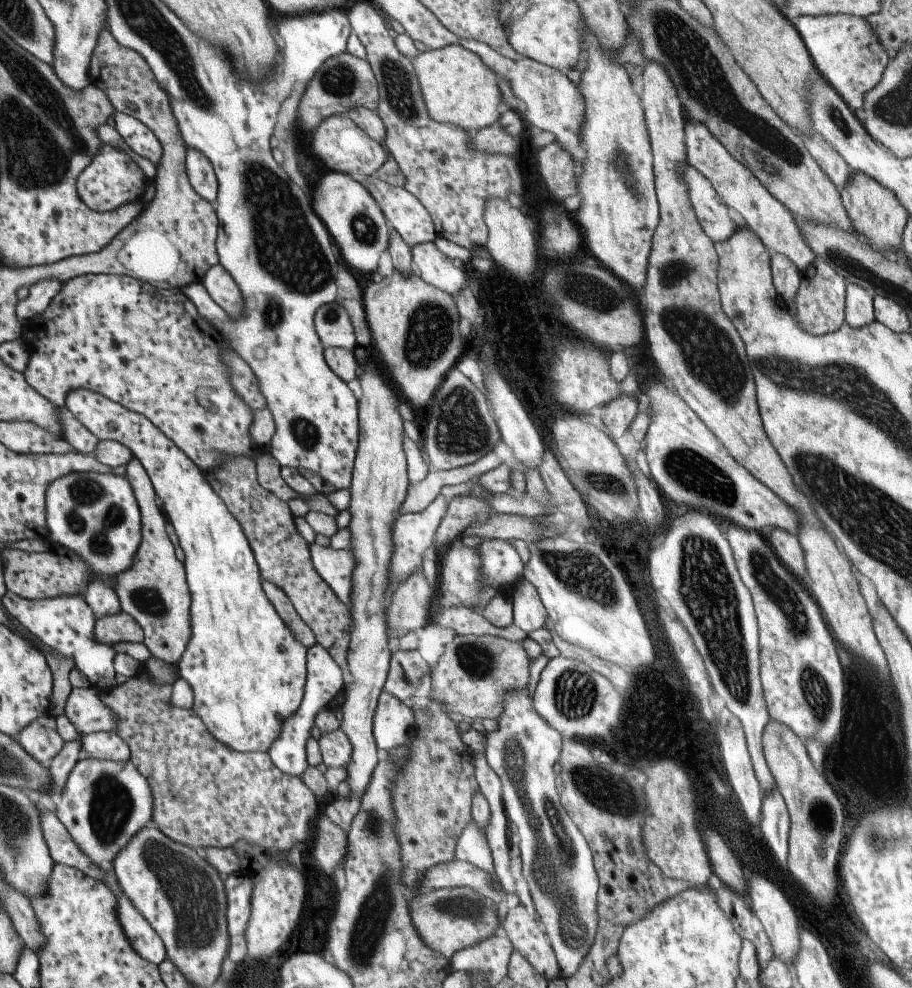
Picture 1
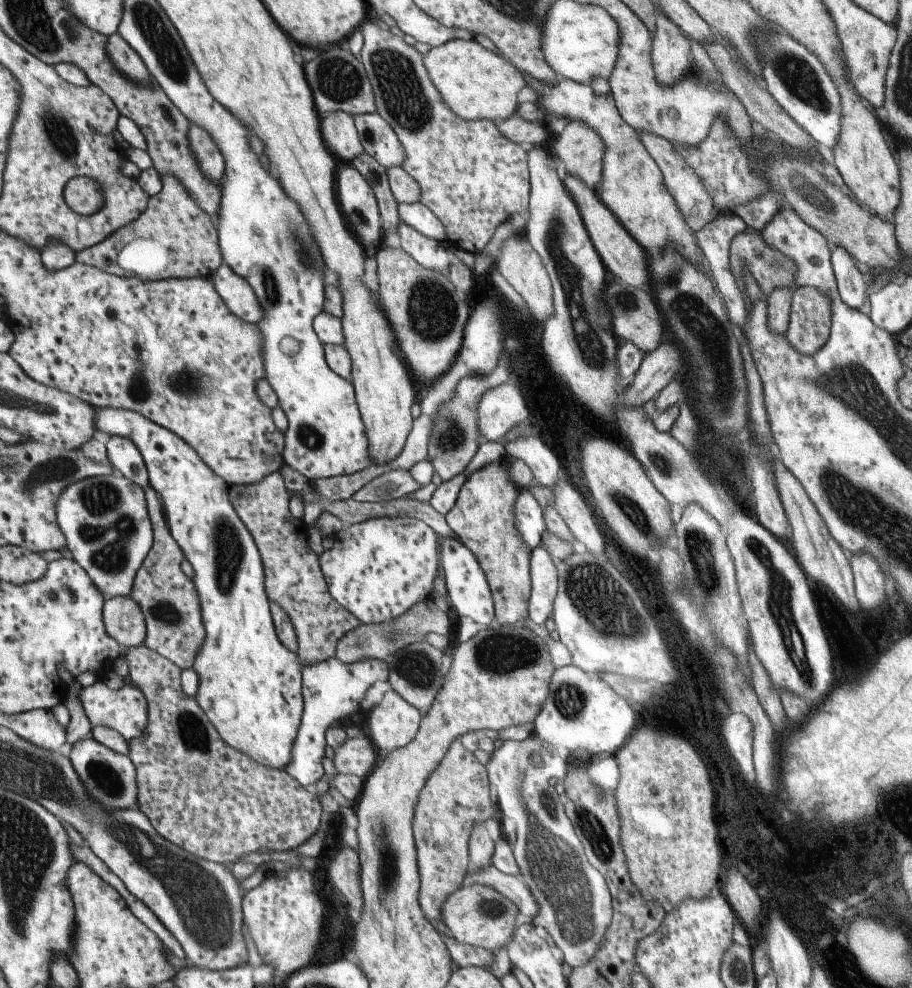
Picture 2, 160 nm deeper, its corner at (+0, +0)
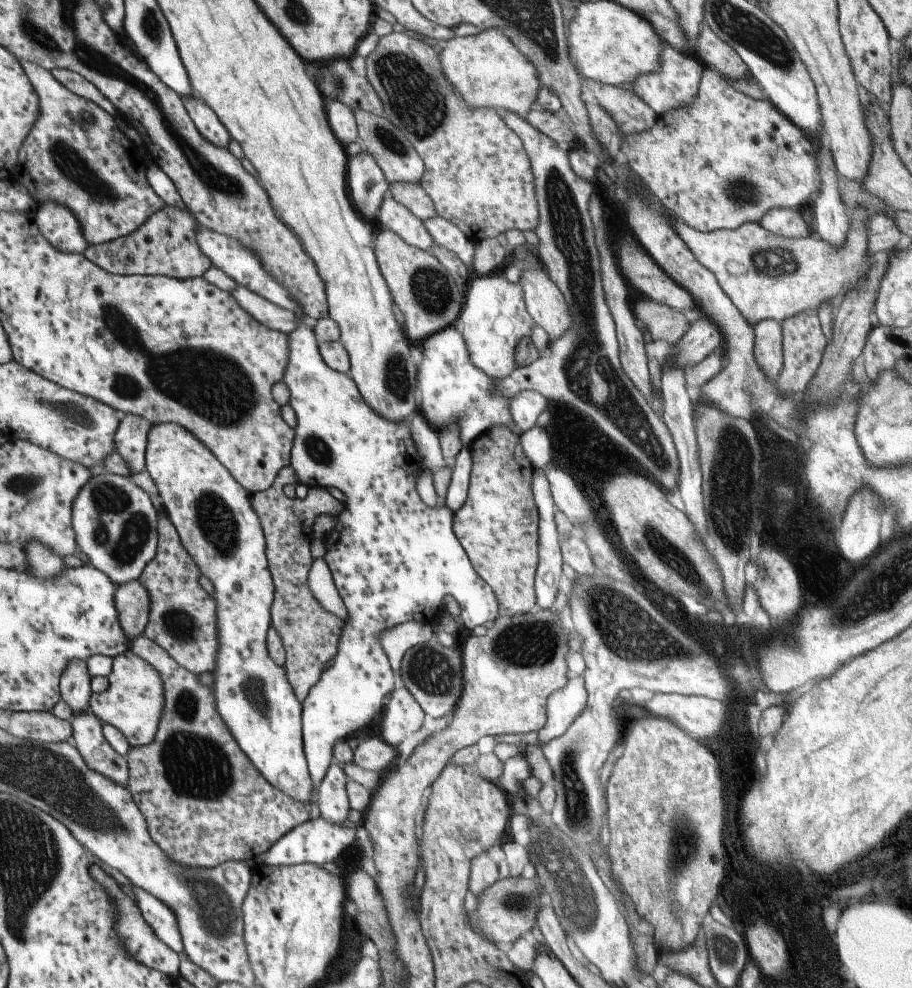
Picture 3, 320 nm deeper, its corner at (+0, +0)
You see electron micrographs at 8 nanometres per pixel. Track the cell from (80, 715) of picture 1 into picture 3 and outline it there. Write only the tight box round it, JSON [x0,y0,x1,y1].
[91,649,166,746]

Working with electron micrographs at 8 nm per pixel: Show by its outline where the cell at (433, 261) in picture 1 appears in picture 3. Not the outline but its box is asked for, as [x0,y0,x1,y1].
[376,197,433,252]

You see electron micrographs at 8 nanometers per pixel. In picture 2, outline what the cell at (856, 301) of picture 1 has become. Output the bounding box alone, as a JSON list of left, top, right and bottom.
[830,245,870,309]

